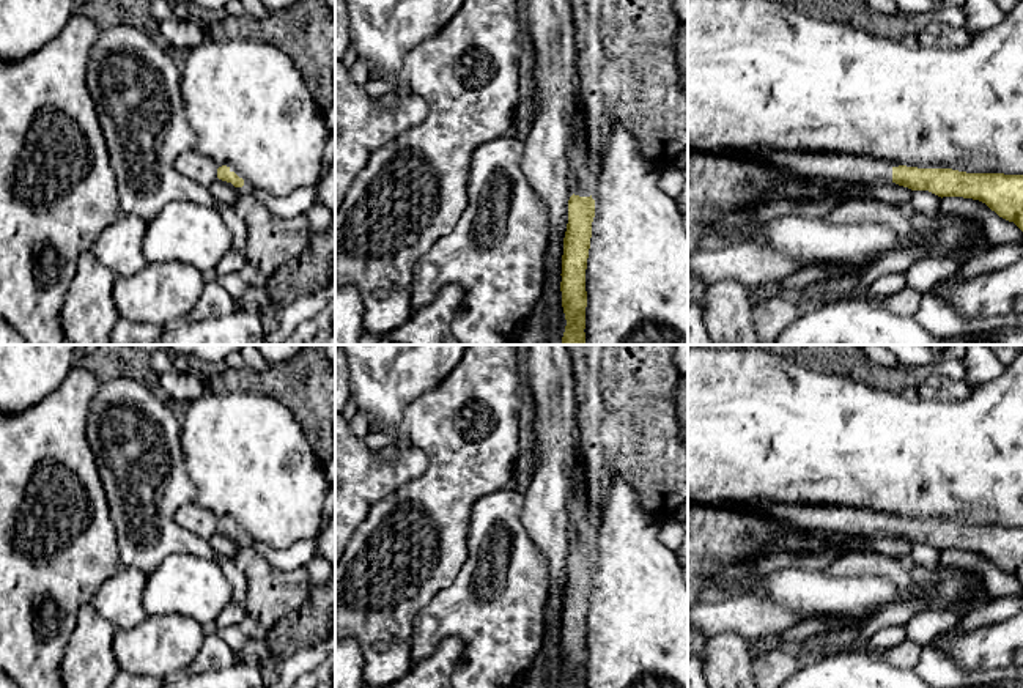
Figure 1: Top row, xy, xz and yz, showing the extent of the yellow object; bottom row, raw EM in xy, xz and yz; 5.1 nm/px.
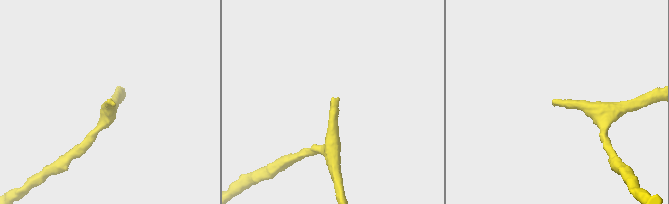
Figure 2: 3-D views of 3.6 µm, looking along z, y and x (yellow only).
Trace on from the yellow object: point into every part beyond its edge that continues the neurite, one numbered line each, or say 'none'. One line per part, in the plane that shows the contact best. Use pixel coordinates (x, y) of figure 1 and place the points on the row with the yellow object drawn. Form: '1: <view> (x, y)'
1: xz (583, 178)

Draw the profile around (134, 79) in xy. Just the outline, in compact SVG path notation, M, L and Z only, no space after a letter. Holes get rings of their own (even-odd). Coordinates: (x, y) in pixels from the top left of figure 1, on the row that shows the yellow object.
M132 25L102 28L88 54L87 85L115 172L121 213L138 216L148 224L170 202L192 202L214 208L231 233L231 249L244 255L247 228L235 206L217 203L208 187L175 168L176 157L192 150L197 142L181 96L181 57L161 39L154 39Z

